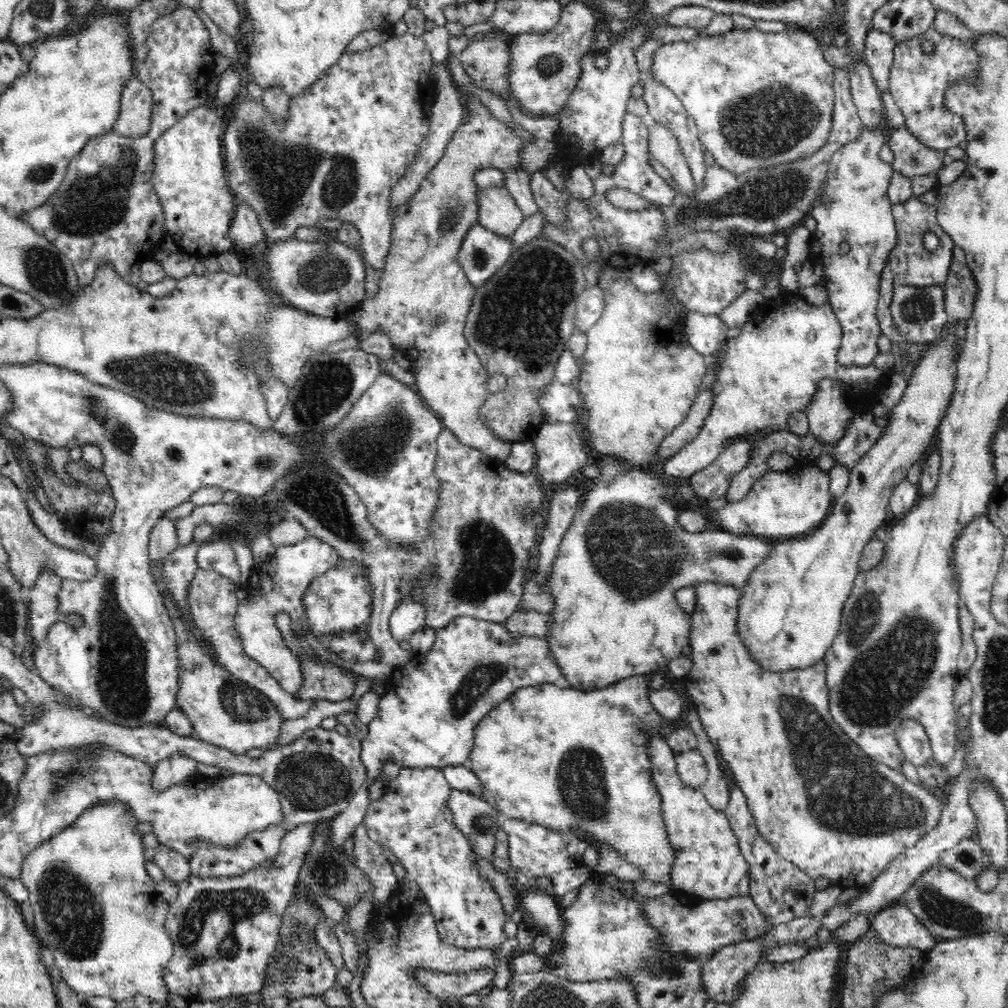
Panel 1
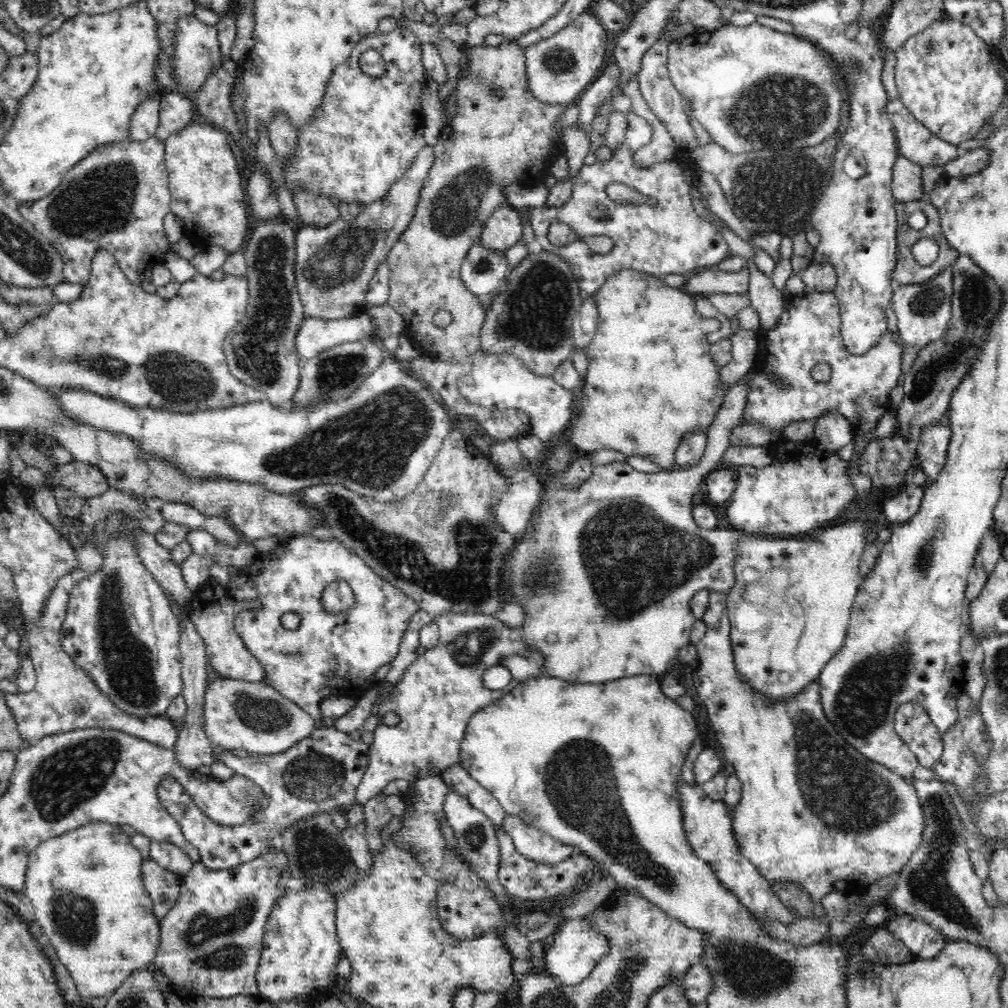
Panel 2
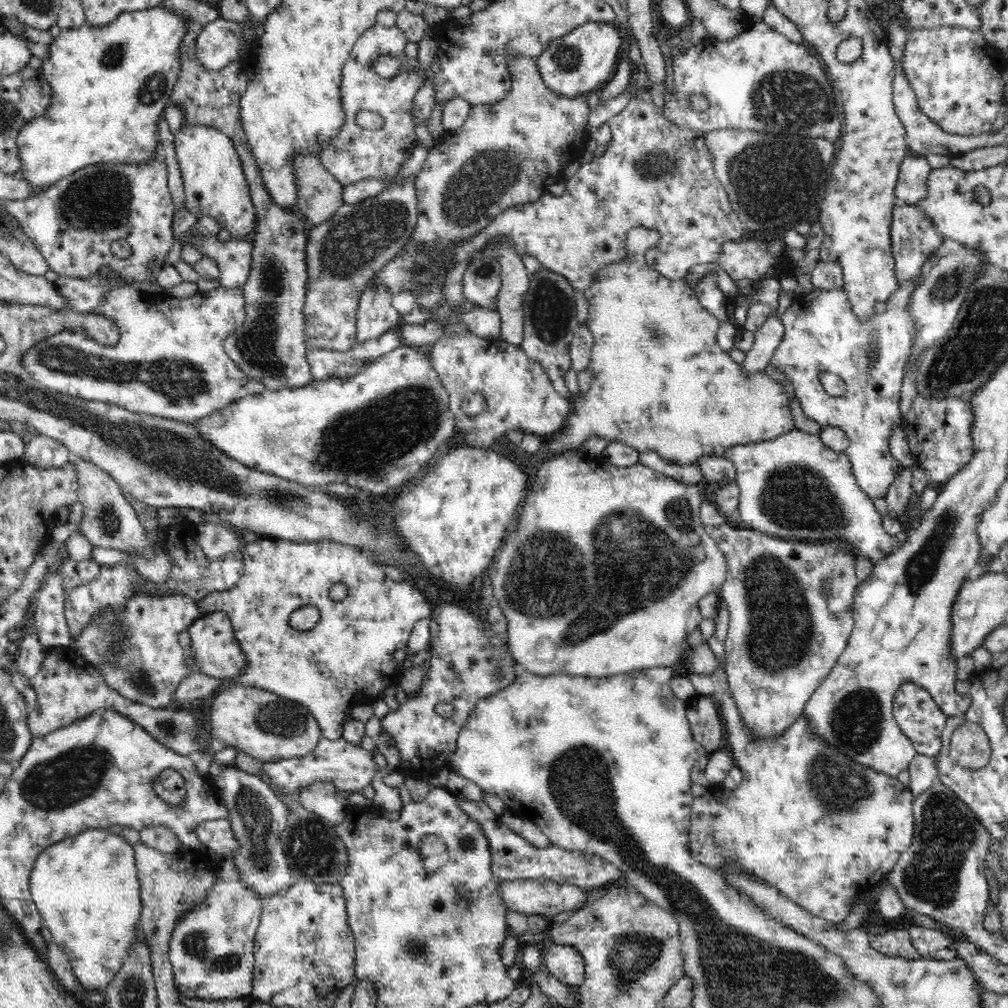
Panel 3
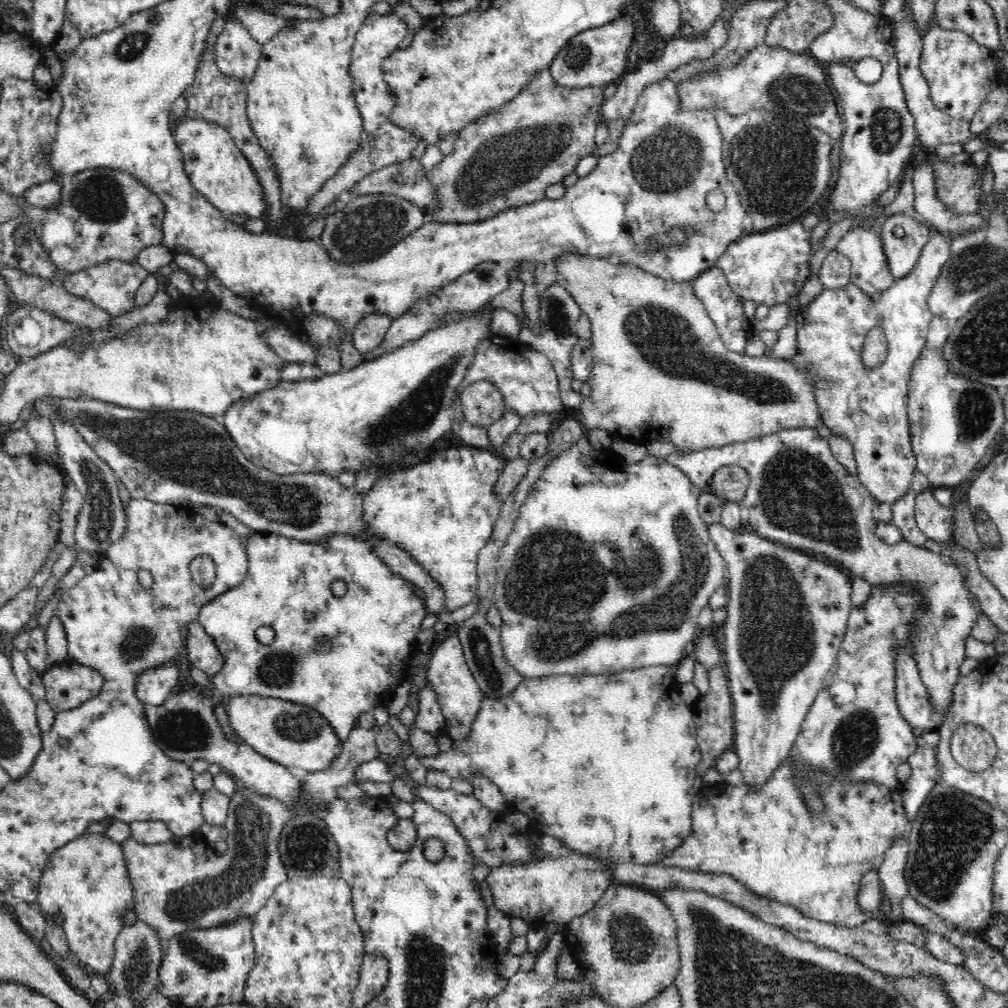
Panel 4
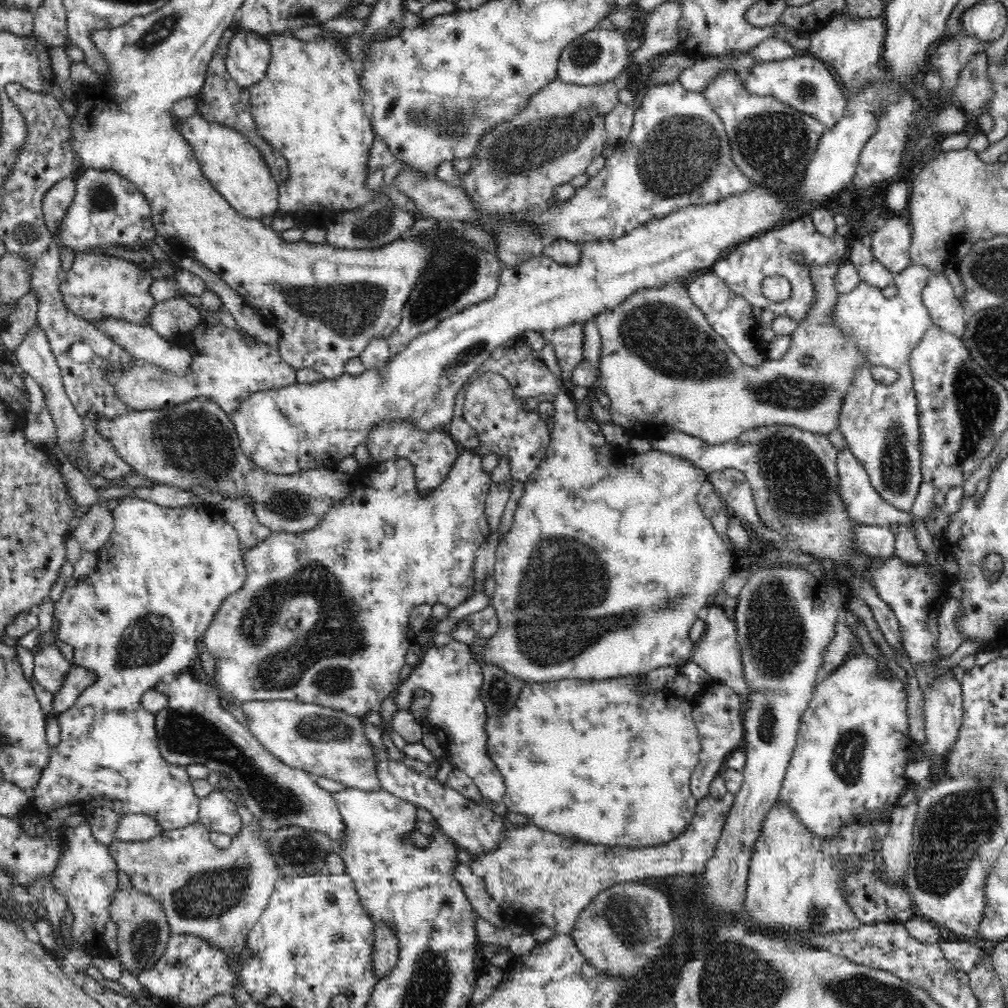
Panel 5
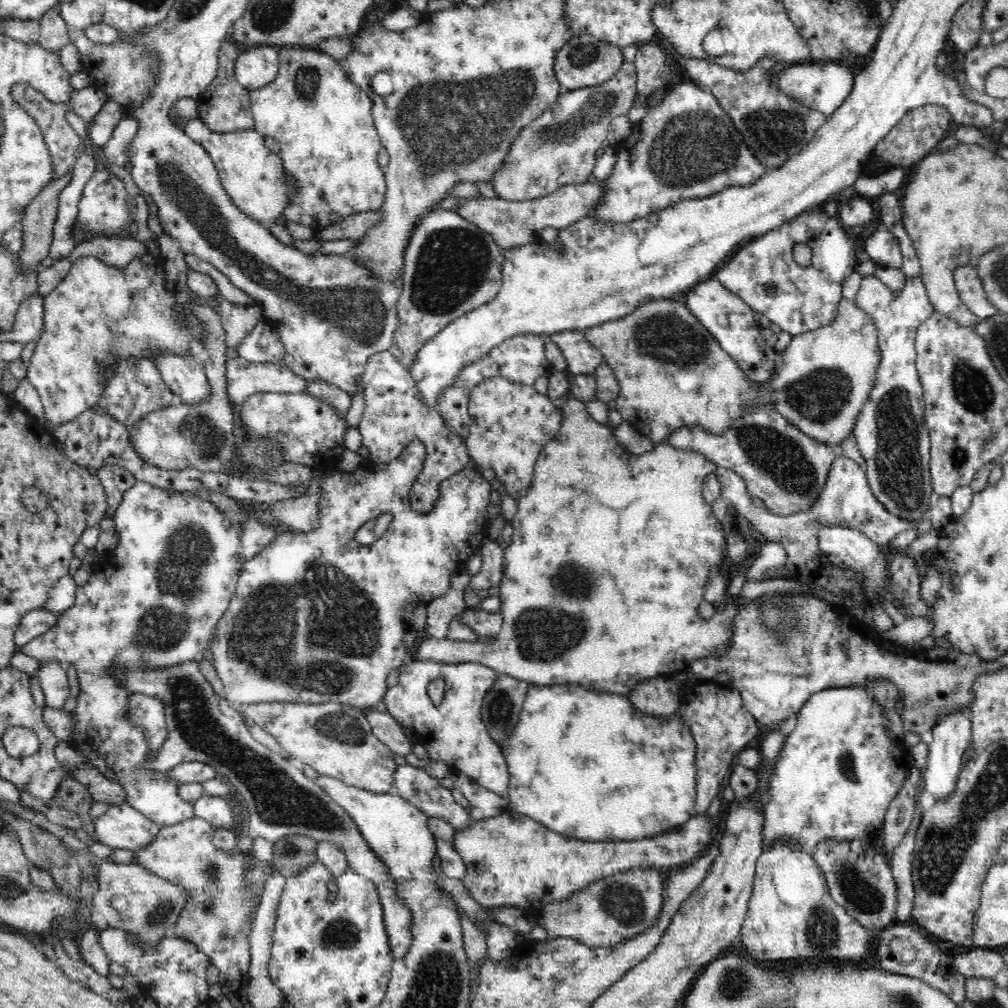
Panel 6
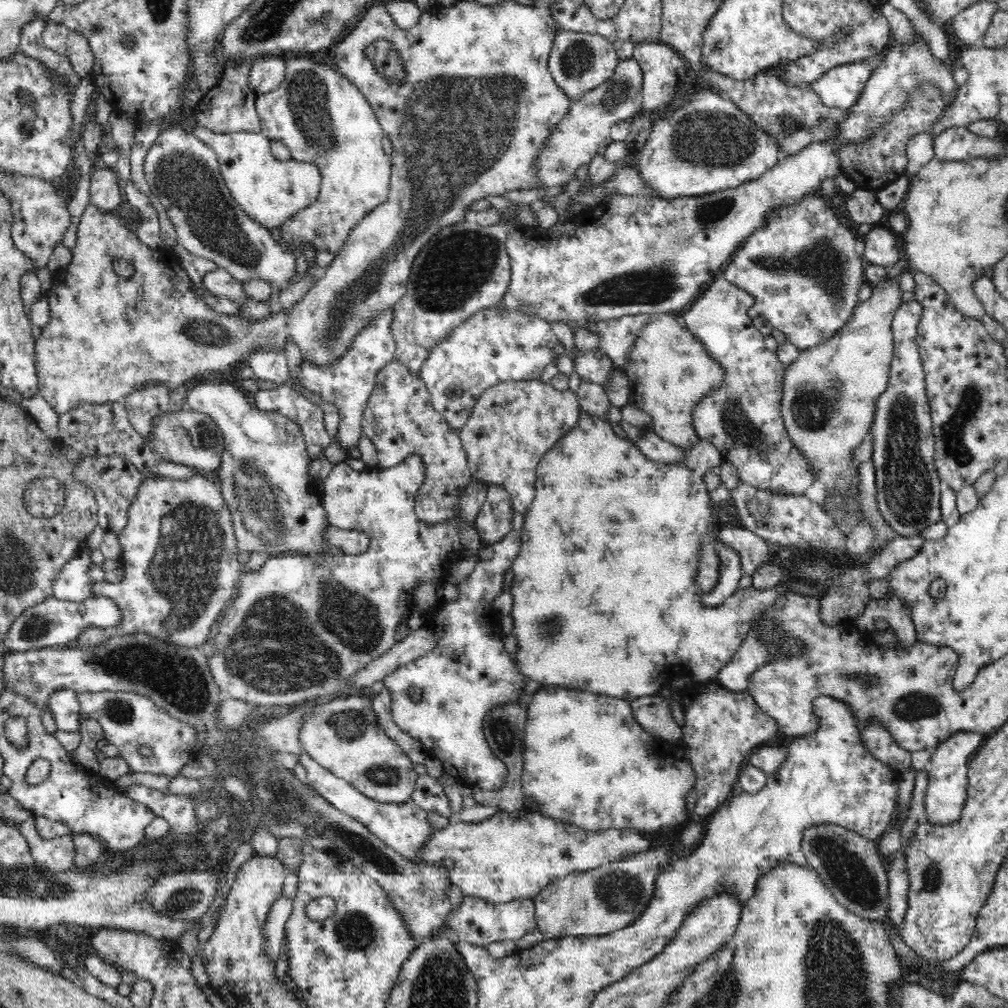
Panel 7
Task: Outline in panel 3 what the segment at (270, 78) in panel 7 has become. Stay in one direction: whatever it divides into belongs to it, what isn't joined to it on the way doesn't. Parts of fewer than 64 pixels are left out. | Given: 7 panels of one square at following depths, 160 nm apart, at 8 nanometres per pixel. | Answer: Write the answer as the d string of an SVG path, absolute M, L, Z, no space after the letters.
M218 17L216 20L206 23L200 34L197 34L194 54L204 68L220 70L232 62L241 63L249 48L250 42L245 42L241 35L240 23Z

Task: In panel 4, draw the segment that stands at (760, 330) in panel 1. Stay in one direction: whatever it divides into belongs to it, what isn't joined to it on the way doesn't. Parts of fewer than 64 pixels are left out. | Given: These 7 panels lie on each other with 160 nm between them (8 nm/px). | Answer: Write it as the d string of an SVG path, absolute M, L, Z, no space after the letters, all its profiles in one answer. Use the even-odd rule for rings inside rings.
M934 231L916 266L905 278L896 279L894 285L881 294L879 301L872 301L870 294L862 293L850 283L840 289L825 288L808 306L798 308L794 314L797 322L798 354L793 354L788 361L807 370L807 378L815 378L814 396L823 424L830 428L832 434L844 437L852 443L857 476L870 495L881 502L892 504L902 498L910 490L912 476L917 467L911 447L908 418L909 380L914 362L926 348L930 321L933 318L927 302L938 278L942 276L942 267L950 258L952 242L951 234L943 236L942 233ZM878 322L885 325L887 333L887 359L878 368L866 368L862 361L862 348L869 330Z

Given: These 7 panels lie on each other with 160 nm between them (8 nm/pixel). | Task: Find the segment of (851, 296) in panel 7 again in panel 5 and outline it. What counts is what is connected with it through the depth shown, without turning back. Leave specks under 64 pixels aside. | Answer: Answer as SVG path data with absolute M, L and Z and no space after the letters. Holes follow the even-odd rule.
M808 212L800 214L796 219L785 221L775 229L742 242L732 251L725 254L711 266L712 270L736 294L744 297L753 307L769 308L775 315L788 316L799 322L807 317L809 310L815 303L814 283L812 283L812 266L822 266L829 262L836 262L838 266L849 261L849 236L834 236L826 238L818 233ZM793 255L800 255L802 259L794 261ZM772 276L782 276L790 282L791 296L786 302L768 300L762 291L762 282Z

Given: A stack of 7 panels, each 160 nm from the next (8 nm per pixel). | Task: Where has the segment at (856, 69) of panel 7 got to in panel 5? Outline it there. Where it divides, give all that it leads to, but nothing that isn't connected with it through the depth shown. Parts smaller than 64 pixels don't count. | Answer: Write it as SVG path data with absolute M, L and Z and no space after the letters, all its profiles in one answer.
M798 54L781 61L756 61L743 78L743 85L750 94L777 98L798 112L816 118L826 129L836 126L836 122L844 116L846 97L825 63L812 54Z

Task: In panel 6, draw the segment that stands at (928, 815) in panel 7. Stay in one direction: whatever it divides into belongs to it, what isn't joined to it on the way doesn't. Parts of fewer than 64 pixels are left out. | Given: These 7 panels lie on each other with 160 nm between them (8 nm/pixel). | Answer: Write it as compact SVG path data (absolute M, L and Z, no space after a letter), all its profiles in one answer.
M961 710L944 713L938 718L936 726L932 728L933 740L928 744L927 766L923 770L922 787L926 788L936 801L945 799L953 793L958 782L958 775L962 772L962 756L969 747L972 739L972 724L968 715Z

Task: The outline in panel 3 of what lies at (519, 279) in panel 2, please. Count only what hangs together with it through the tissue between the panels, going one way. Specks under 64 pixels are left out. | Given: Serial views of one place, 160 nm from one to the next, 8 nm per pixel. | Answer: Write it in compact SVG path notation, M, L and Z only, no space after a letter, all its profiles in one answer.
M544 267L529 278L530 288L522 301L525 323L520 349L526 353L526 357L539 362L549 374L558 393L568 399L571 392L565 386L564 375L571 367L570 342L574 338L576 329L581 325L576 317L578 312L574 298L576 290L566 278Z

